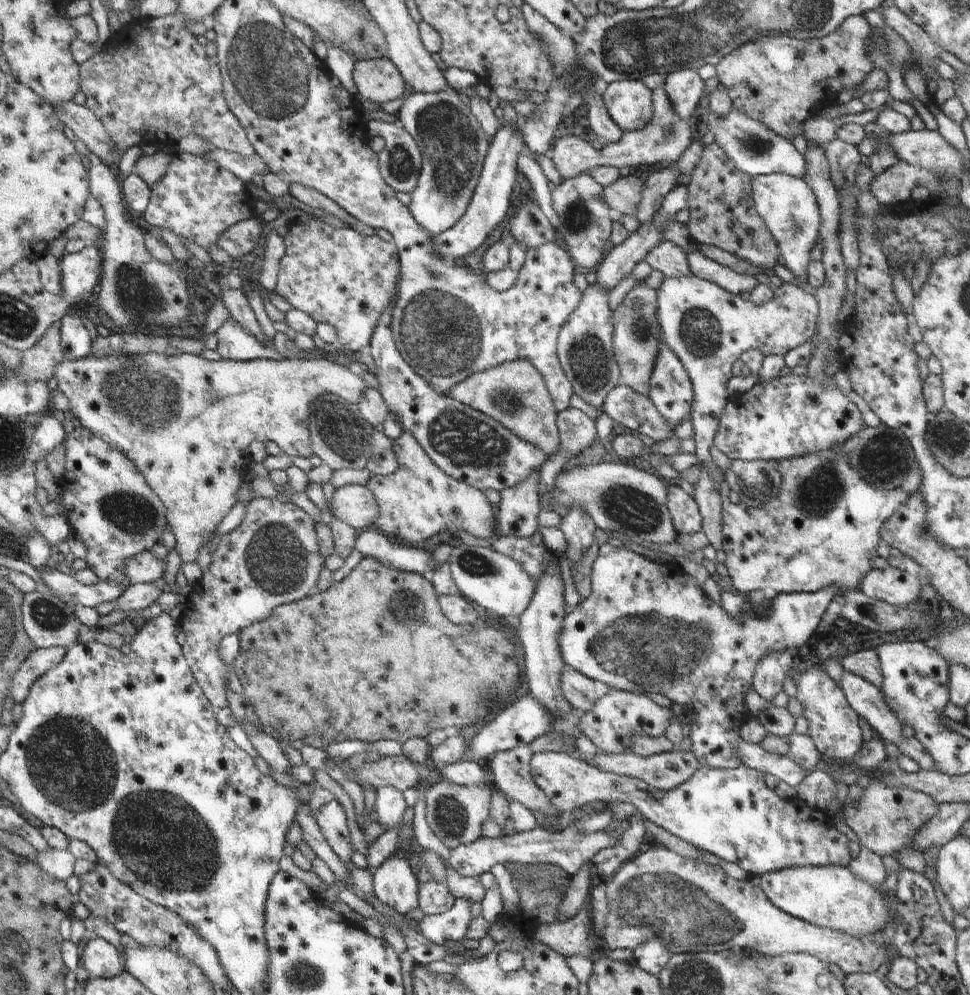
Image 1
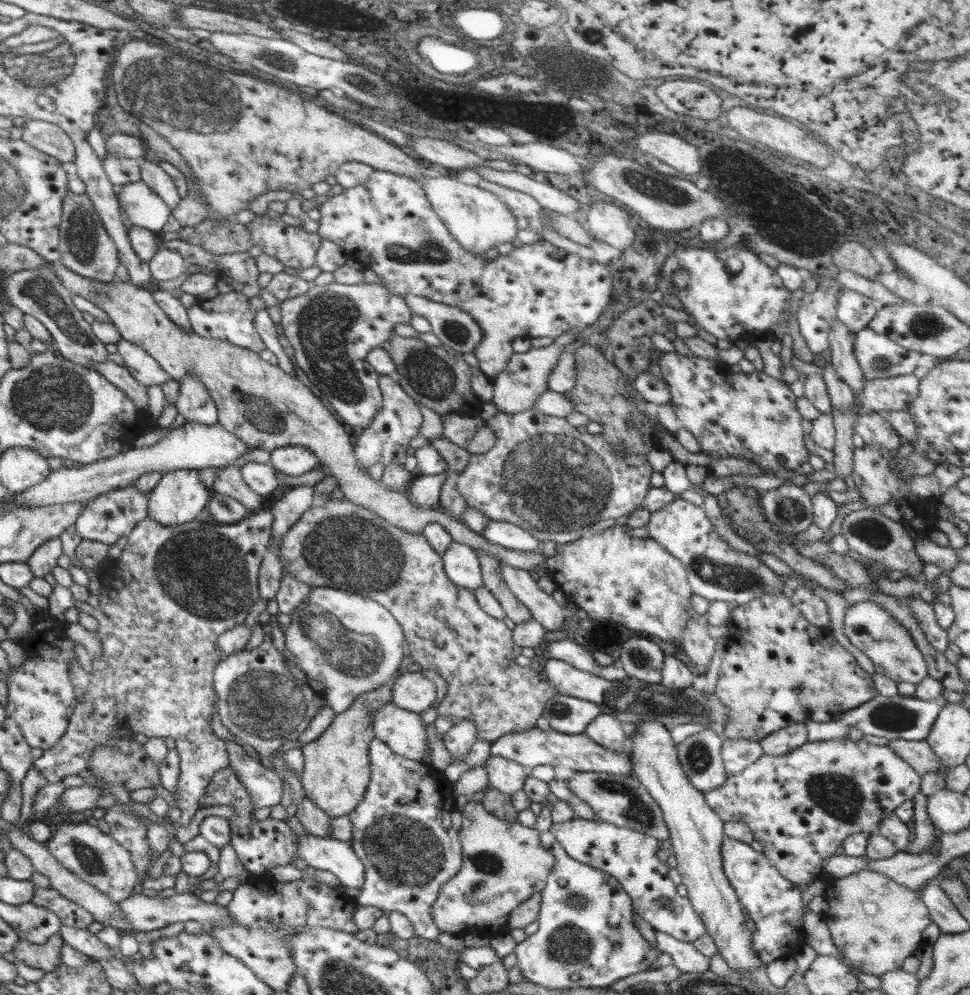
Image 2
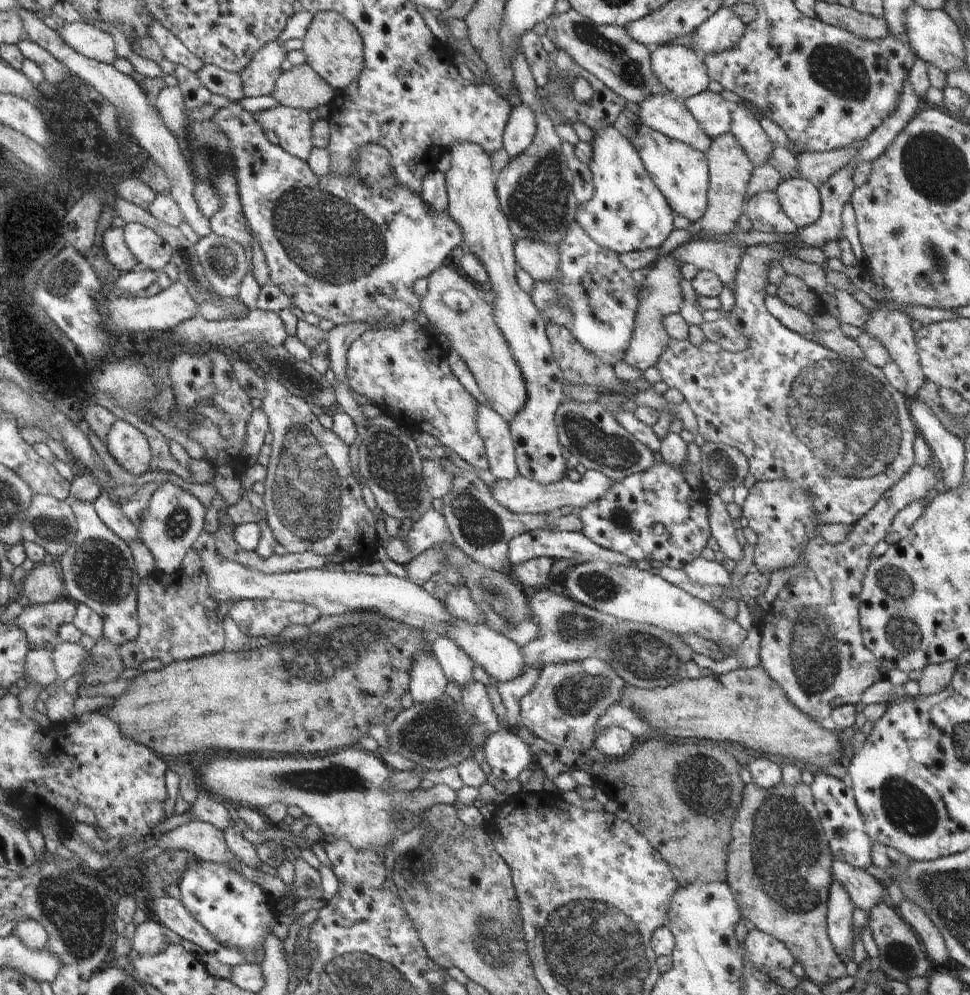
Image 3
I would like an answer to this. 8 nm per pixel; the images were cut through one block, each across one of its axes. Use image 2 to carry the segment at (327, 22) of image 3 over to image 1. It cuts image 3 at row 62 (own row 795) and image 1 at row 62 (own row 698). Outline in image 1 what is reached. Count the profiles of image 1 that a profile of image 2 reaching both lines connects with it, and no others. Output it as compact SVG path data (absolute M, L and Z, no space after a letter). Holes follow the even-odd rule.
M390 59L356 60L353 81L360 99L390 102L403 96L405 80Z

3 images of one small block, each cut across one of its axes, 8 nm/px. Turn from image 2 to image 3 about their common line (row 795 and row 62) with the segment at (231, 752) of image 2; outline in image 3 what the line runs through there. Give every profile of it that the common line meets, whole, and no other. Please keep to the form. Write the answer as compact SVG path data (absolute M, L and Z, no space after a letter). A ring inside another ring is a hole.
M268 42L239 73L246 97L272 95L276 80L282 74L282 63L287 58L289 48L285 43Z

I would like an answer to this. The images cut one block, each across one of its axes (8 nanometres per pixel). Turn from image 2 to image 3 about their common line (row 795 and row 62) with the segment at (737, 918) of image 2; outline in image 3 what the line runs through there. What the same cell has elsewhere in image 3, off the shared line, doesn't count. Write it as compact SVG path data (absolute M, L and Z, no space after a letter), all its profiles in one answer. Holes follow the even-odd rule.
M669 43L650 54L653 76L671 96L684 101L707 91L706 66L692 49Z

